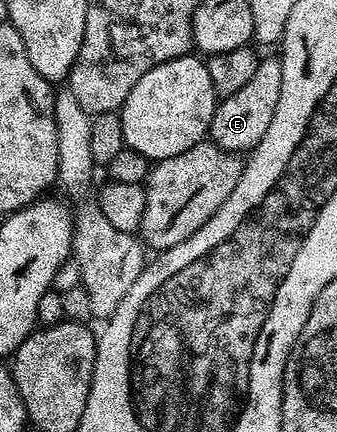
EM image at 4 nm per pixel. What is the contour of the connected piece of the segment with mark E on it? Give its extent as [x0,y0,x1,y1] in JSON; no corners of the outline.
[208,57,283,153]

